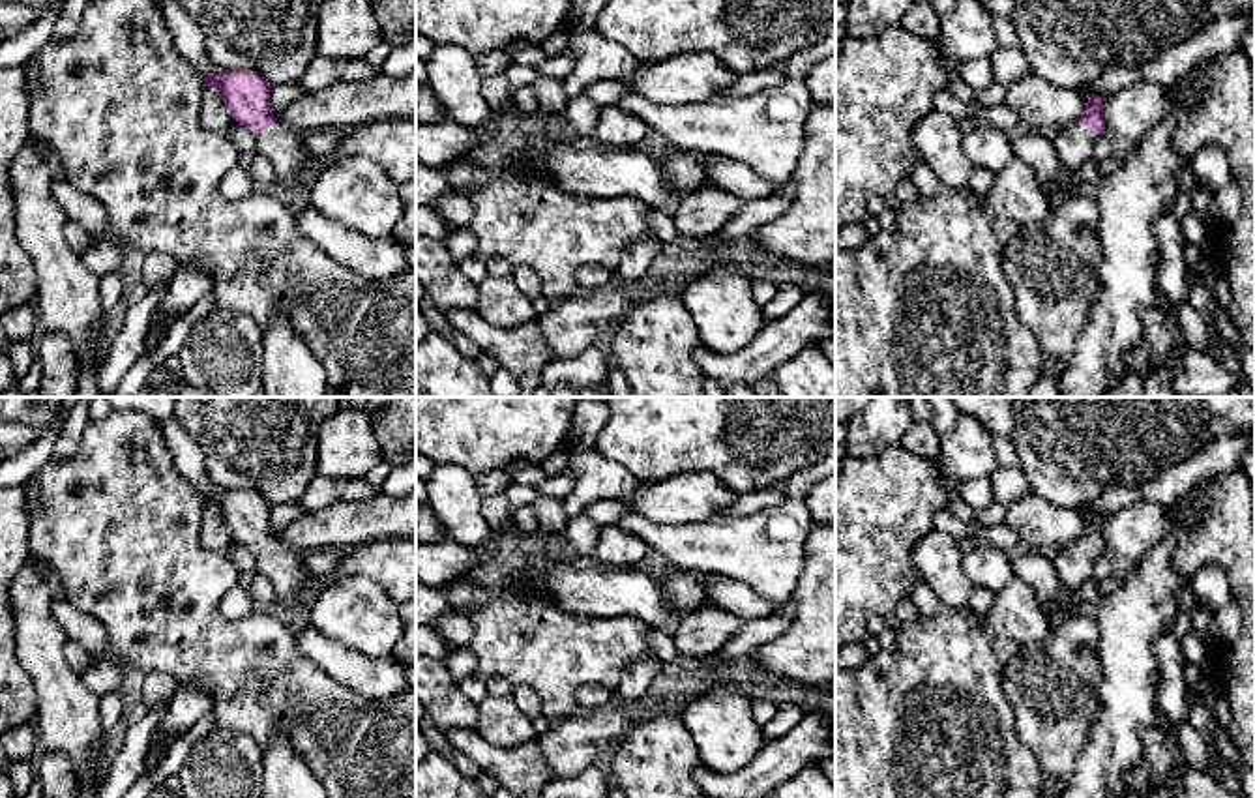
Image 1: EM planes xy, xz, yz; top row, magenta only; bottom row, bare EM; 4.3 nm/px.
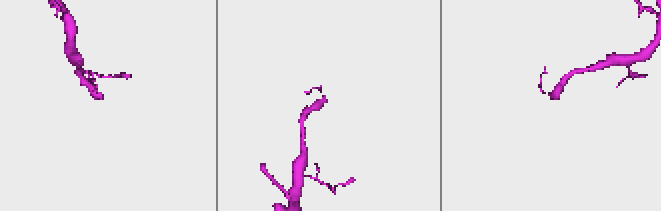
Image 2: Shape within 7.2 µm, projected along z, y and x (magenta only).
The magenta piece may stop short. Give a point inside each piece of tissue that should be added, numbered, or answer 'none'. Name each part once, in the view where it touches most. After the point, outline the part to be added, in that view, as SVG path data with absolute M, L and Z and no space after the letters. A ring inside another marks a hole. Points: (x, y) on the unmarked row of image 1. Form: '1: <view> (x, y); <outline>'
1: xy (285, 570); M275 541L257 553L257 573L270 579L277 603L309 607L302 594L317 581L317 575L303 568L303 554L296 554Z

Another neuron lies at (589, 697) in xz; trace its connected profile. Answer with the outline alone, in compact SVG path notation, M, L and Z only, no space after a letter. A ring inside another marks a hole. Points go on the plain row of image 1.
M584 684L584 686L577 687L575 702L581 708L581 712L586 712L586 710L596 710L599 706L613 704L614 695L613 695L613 691L609 691L603 686Z

